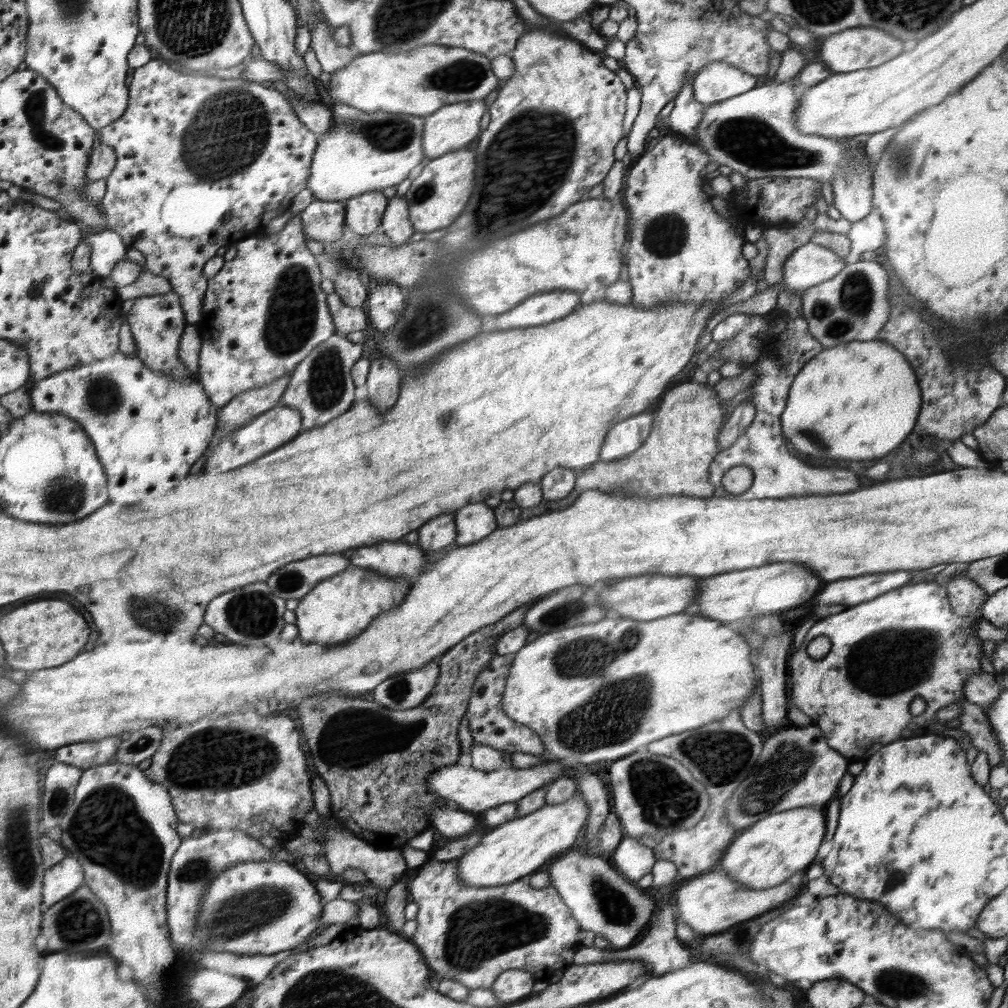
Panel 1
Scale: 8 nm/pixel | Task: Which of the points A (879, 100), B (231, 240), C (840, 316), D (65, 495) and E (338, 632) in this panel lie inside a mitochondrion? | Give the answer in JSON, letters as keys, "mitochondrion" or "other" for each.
{"A":"other","B":"other","C":"mitochondrion","D":"mitochondrion","E":"other"}

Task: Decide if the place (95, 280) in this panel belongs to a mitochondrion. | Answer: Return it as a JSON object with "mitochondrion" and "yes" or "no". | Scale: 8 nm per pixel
{"mitochondrion":"no"}

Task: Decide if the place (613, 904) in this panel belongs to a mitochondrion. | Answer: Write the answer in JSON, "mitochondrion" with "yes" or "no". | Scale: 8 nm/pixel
{"mitochondrion":"yes"}

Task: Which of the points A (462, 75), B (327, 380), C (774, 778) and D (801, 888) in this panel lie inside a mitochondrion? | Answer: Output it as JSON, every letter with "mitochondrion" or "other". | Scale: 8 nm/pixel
{"A":"mitochondrion","B":"mitochondrion","C":"mitochondrion","D":"other"}

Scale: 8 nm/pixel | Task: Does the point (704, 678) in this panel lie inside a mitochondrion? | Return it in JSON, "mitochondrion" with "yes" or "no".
{"mitochondrion":"no"}

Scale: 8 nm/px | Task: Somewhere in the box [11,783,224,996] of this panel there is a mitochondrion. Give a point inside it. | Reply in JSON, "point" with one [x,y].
{"point":[80,922]}

